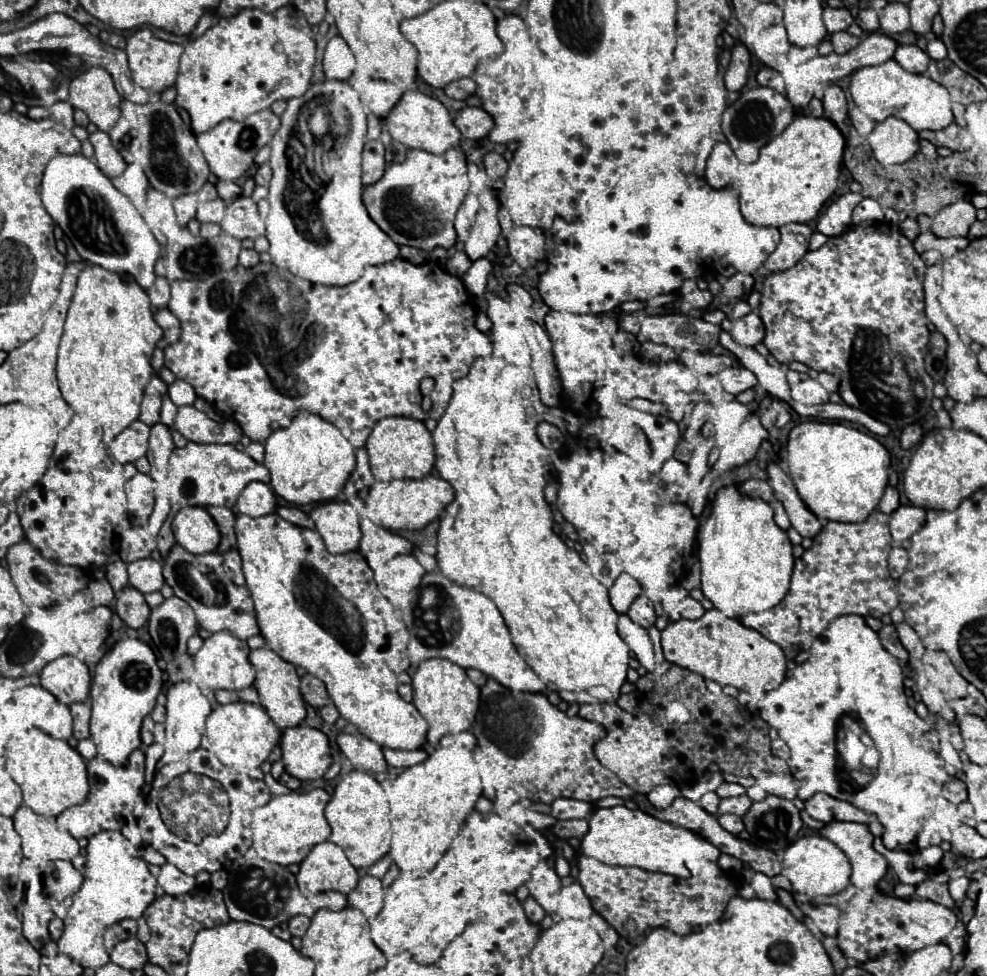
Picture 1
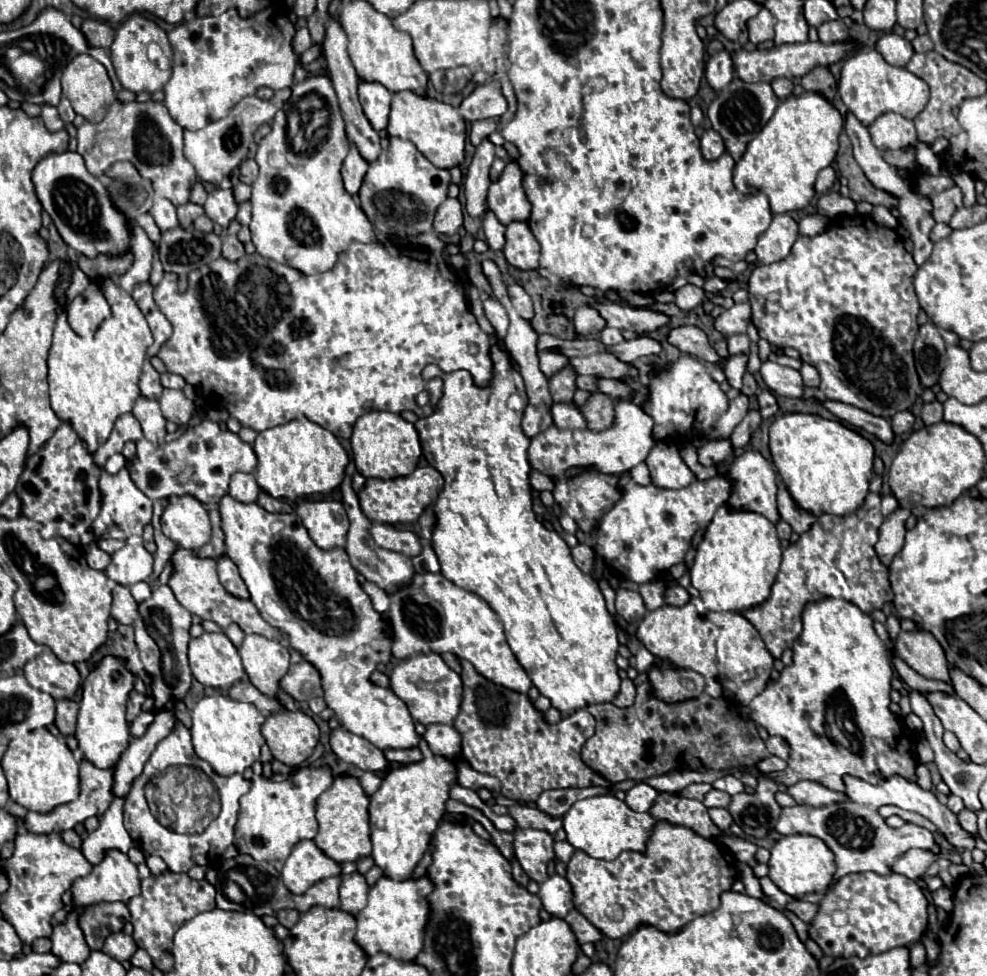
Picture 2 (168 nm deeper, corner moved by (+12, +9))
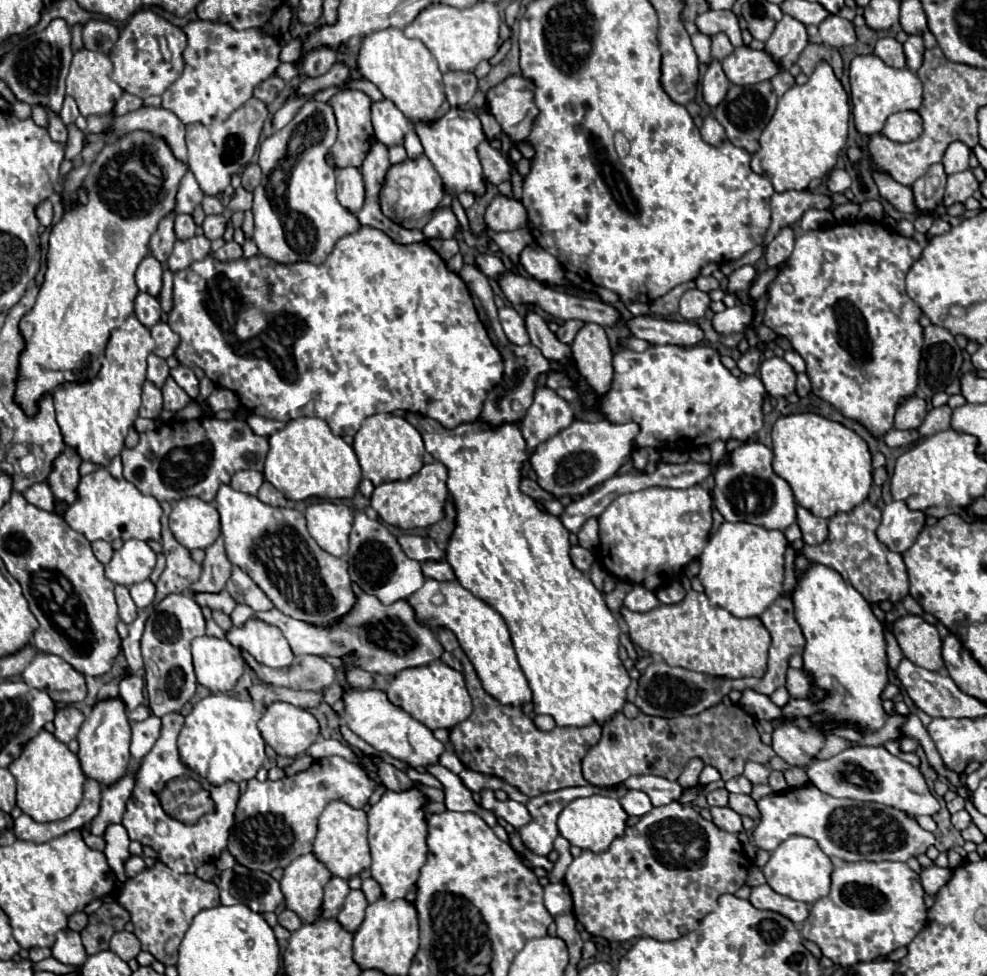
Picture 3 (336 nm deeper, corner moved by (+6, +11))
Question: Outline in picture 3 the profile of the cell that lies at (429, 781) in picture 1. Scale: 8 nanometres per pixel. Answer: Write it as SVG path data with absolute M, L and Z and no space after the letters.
M416 785L410 791L386 791L382 799L372 805L368 811L368 845L372 855L370 873L372 879L380 885L384 899L404 899L406 893L414 887L420 867L426 861L428 845L428 825L424 821L424 805L428 803L428 797L422 795Z

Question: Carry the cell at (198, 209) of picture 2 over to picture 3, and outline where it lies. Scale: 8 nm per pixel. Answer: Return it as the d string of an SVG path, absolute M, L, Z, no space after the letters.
M176 215L174 233L176 233L176 239L180 239L180 241L186 241L188 237L192 237L196 233L196 225L192 221L192 215Z

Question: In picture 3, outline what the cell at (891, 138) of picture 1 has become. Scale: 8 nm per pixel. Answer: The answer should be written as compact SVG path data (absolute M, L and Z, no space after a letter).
M902 111L888 117L882 133L896 143L908 143L920 137L922 133L922 117L916 111Z

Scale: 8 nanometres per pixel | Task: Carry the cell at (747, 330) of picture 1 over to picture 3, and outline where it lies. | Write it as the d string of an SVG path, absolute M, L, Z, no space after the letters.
M738 303L730 309L724 309L722 313L716 313L712 319L712 327L720 335L732 335L746 331L746 327L752 323L752 307Z

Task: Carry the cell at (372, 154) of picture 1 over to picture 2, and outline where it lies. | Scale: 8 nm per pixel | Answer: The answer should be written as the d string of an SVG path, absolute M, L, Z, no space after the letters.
M352 145L348 157L344 159L344 167L342 167L342 179L344 179L344 187L348 193L352 195L358 193L362 179L366 175L366 169L368 169L366 159L362 159L362 155L358 155L358 149Z

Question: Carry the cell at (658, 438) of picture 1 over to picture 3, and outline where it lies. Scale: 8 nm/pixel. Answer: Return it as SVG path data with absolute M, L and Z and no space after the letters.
M608 419L598 421L574 421L568 429L560 431L552 439L540 443L536 453L532 455L530 463L536 471L538 485L554 495L556 499L562 497L580 497L592 491L592 487L602 485L606 479L614 477L620 465L634 449L634 437L640 431L636 423L614 425Z

